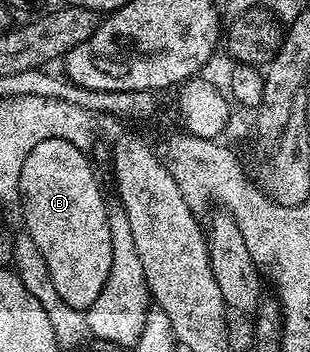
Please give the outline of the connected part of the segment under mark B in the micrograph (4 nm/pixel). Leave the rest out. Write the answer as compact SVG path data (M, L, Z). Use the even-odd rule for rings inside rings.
M49 140L36 146L36 192L26 192L20 197L22 216L26 219L25 231L30 233L32 242L38 253L48 266L48 274L52 274L52 283L56 285L56 294L68 302L76 310L85 312L100 298L100 290L104 290L104 282L108 282L108 270L112 270L112 230L106 213L107 197L102 197L102 188L94 177L94 168L83 149L72 146L67 140Z

